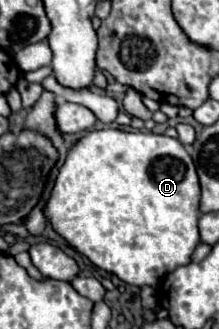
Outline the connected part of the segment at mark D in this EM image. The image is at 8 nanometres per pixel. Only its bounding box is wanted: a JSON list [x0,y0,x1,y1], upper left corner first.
[45,129,201,287]

